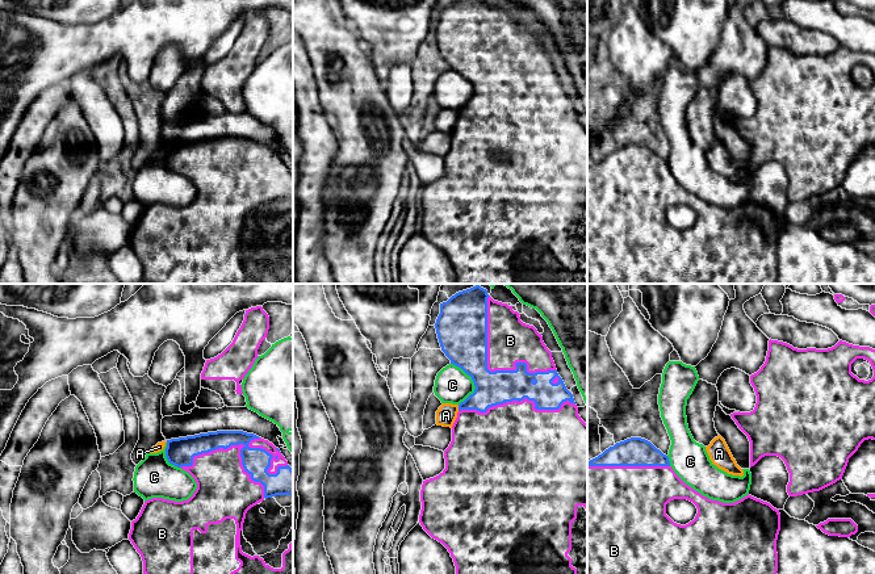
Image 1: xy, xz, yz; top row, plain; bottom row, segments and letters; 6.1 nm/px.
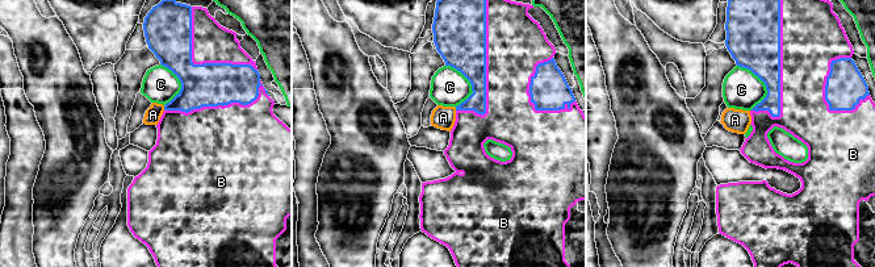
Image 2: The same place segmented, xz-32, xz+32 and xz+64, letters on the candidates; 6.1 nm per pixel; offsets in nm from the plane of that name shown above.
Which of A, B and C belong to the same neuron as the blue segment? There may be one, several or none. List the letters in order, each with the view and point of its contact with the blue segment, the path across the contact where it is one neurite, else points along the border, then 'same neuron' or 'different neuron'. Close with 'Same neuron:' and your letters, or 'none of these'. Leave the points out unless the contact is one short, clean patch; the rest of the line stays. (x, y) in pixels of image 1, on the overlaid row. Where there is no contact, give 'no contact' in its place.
A: contact xz (459, 407); border xz (457, 405), (459, 410); different neuron
B: contact xy (242, 443); same neuron
C: contact xz (473, 381); different neuron
Same neuron: B

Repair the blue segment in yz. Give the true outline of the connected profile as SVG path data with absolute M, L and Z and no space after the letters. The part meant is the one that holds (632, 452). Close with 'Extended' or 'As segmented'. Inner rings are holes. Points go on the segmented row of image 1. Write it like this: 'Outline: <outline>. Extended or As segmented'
Outline: M631 437L616 443L598 457L587 461L587 574L776 574L779 531L780 514L770 503L749 494L734 503L723 503L703 497L675 474L666 454L645 439ZM674 499L687 499L696 506L698 514L692 521L681 525L666 515L666 504Z. Extended

